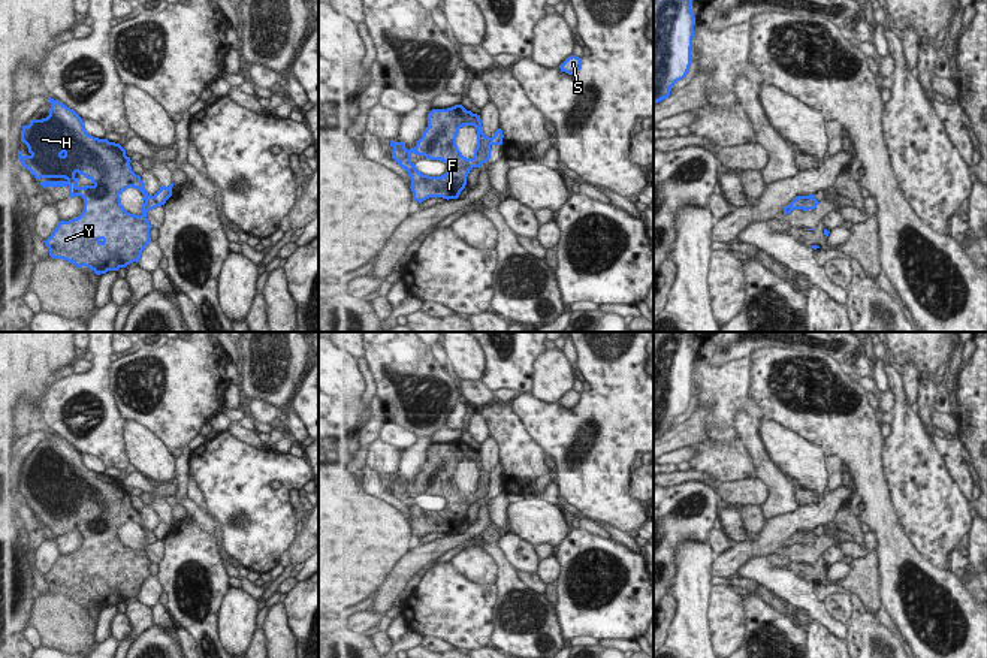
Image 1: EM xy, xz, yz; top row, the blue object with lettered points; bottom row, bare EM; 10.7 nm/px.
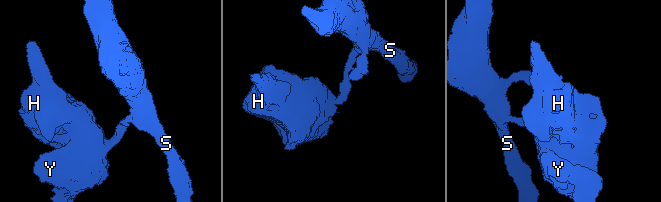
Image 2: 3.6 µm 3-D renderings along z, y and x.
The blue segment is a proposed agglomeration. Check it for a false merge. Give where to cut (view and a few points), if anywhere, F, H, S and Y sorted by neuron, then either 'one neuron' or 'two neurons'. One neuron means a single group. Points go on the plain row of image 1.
cut in xy along (151, 531), (159, 540); F H Y / S; two neurons

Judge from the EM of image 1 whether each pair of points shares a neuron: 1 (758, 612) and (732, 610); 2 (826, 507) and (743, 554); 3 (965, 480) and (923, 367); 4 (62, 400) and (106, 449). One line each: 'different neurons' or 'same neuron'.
1: different neurons
2: same neuron
3: different neurons
4: same neuron

